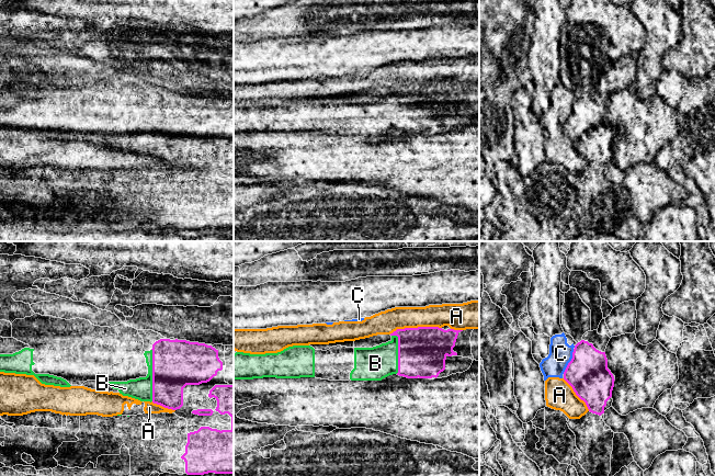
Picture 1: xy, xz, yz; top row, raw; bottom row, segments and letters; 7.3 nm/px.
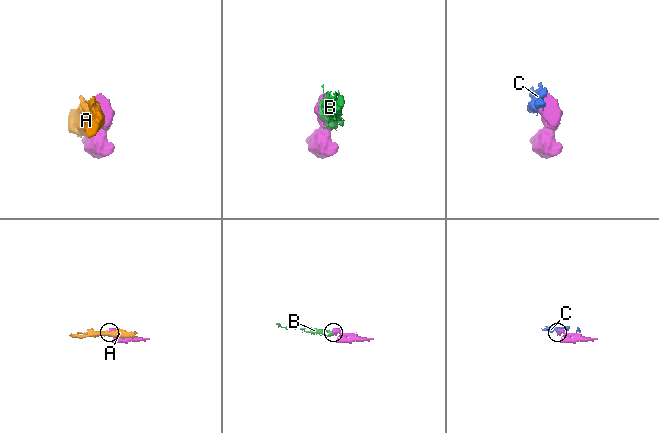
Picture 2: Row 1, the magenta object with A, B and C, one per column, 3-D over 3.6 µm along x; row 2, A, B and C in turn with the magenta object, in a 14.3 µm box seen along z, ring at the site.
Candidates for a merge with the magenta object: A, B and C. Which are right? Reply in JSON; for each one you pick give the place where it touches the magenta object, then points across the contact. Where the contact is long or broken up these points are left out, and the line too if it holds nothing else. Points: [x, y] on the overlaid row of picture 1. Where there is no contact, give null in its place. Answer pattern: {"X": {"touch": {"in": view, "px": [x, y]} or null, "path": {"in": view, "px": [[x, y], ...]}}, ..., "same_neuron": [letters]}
{"B": {"touch": {"in": "xy", "px": [152, 375]}}, "same_neuron": ["B"]}

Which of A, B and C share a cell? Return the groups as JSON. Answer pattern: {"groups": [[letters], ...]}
{"groups": [["A", "C"], ["B"]]}

